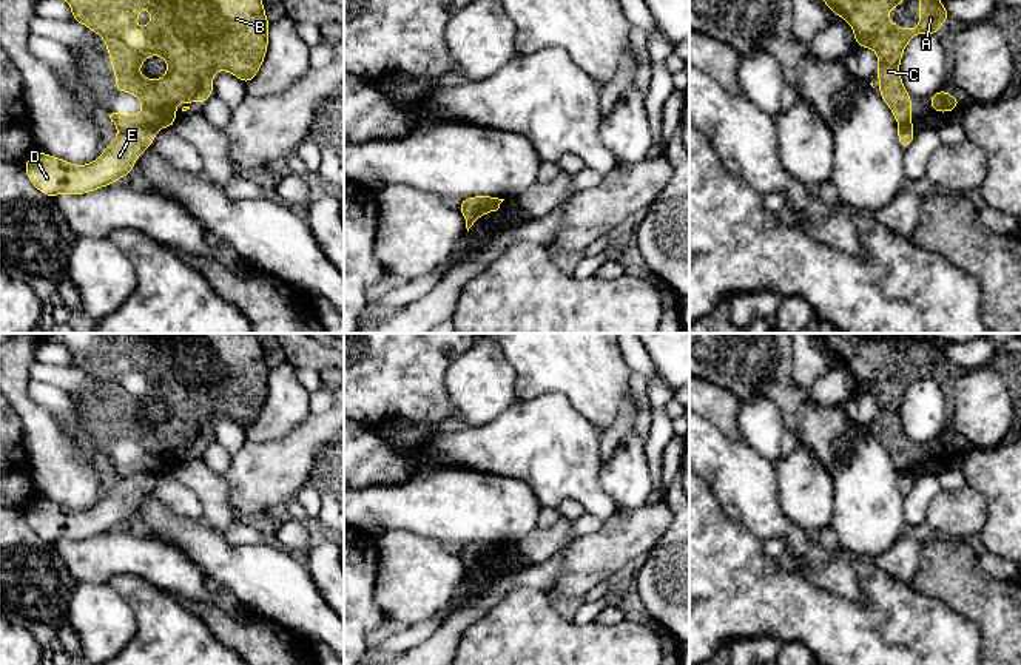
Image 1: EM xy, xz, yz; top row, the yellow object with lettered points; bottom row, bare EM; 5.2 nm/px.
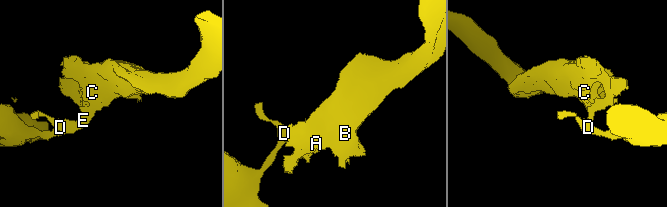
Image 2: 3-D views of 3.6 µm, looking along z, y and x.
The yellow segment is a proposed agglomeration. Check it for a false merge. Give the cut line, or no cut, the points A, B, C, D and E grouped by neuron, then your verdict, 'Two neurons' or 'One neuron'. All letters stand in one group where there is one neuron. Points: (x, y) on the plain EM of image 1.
Split along xy (155, 474), (134, 472), (122, 479). Groups: A B C / D E. Two neurons

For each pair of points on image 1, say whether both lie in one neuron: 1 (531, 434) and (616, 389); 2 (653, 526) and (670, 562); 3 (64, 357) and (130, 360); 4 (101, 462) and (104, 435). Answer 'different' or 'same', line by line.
1: different
2: different
3: different
4: different

